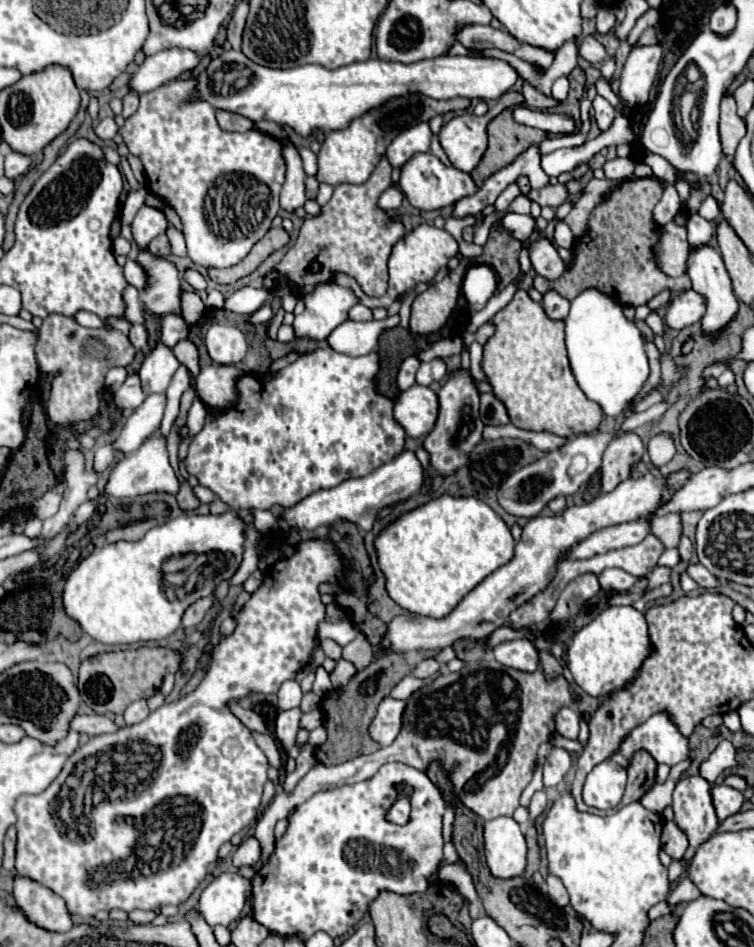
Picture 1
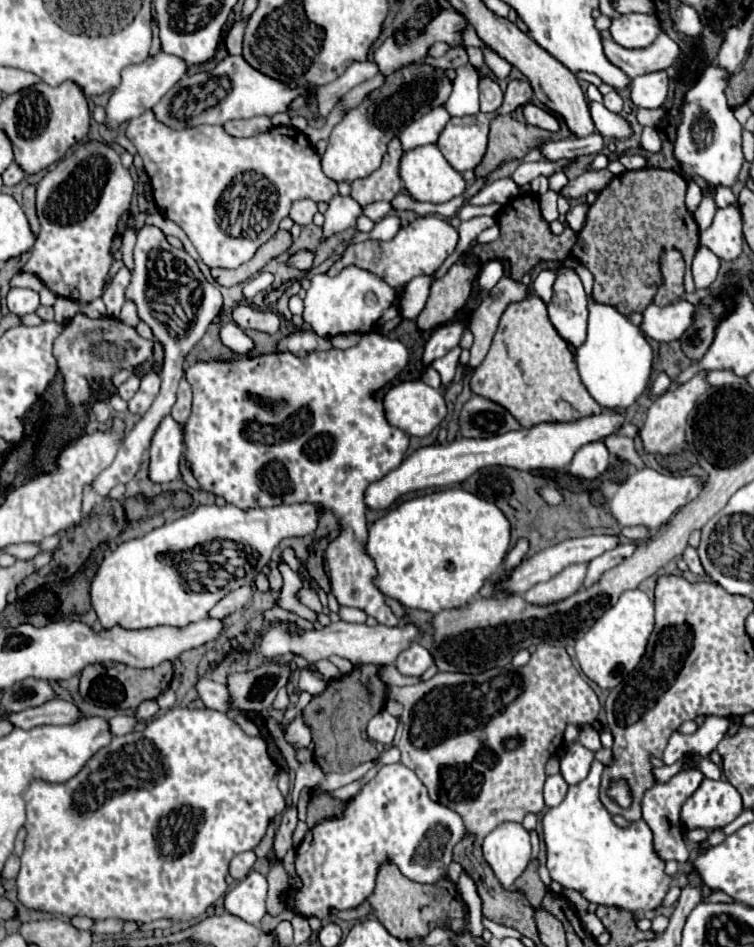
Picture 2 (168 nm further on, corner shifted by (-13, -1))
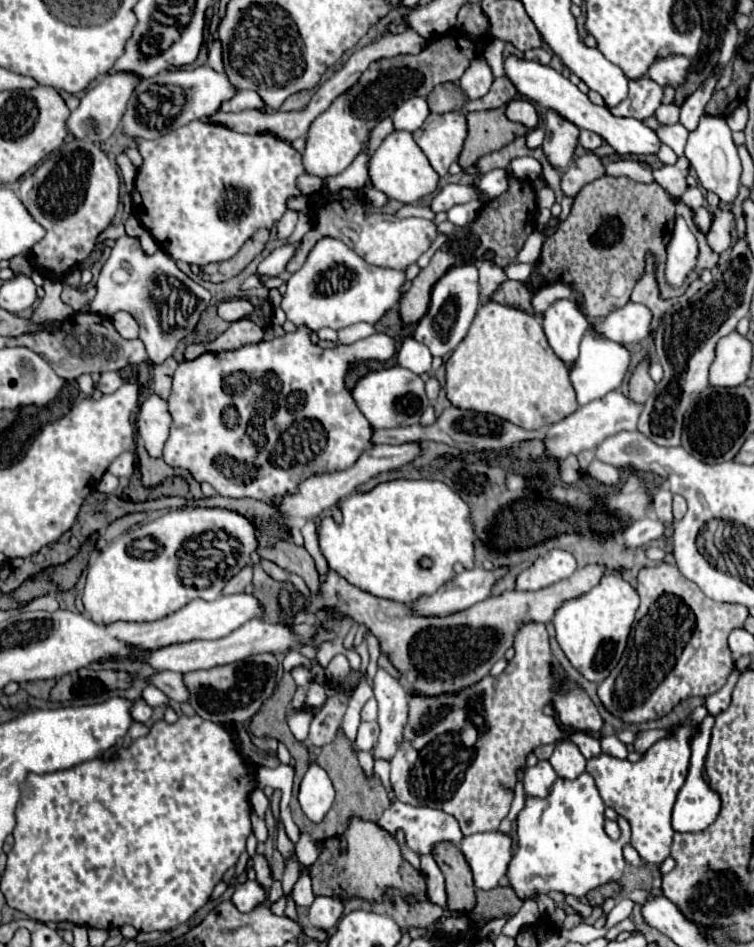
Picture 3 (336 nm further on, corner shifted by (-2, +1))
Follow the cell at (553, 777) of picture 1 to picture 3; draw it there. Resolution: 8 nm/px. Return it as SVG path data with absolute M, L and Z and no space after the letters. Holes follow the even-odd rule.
M560 742L554 748L554 754L550 756L550 764L556 770L556 774L560 778L568 778L574 780L584 772L586 766L586 758L582 756L582 752L578 750L576 744L572 742Z

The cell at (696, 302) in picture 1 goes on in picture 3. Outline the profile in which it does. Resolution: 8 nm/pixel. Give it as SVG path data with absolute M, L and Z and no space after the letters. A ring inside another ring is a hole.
M628 302L626 306L608 314L608 318L594 328L606 338L620 344L634 344L650 336L652 312L644 304Z

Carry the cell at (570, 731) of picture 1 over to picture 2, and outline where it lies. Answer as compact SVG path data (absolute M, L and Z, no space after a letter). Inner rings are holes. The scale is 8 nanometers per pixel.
M583 726L581 732L579 732L579 742L589 748L591 752L597 752L601 750L601 740L599 740L599 732L593 730L591 726Z

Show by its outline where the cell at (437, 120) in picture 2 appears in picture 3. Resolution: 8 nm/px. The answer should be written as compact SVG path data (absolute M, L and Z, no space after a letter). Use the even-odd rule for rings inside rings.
M410 98L394 114L394 118L392 118L394 130L416 132L424 124L428 114L430 114L430 108L428 108L428 102L424 98Z

